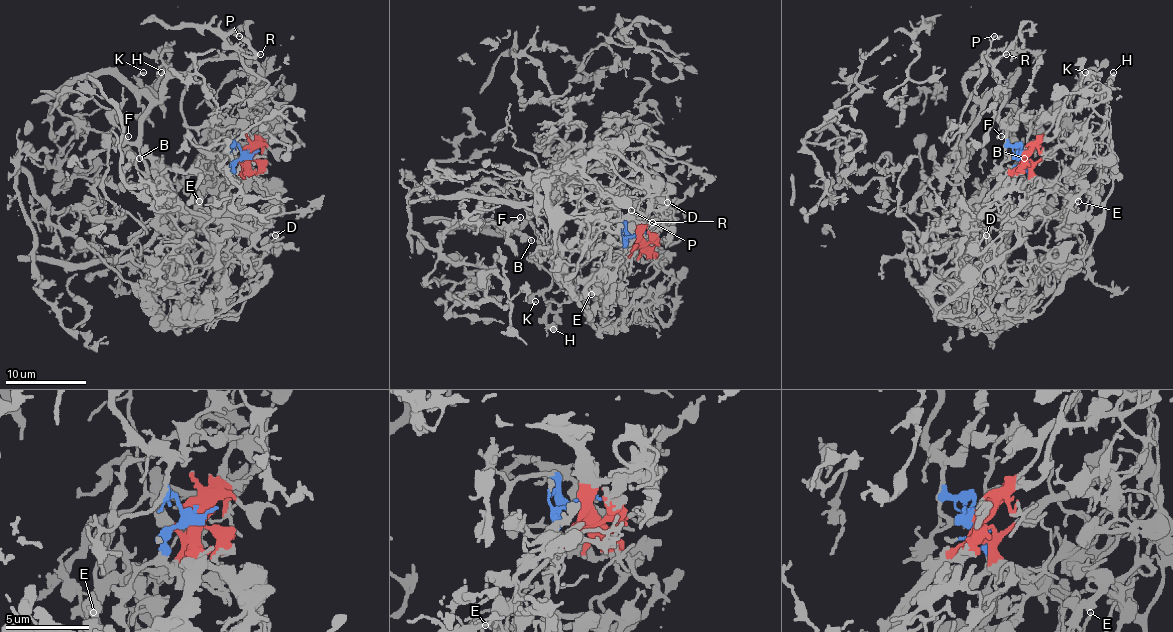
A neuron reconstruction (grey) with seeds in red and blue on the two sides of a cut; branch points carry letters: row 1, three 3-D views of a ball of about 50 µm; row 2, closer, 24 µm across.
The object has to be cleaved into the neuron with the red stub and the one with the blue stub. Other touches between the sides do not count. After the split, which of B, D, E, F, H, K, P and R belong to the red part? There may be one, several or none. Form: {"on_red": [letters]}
{"on_red": ["D", "E"]}

